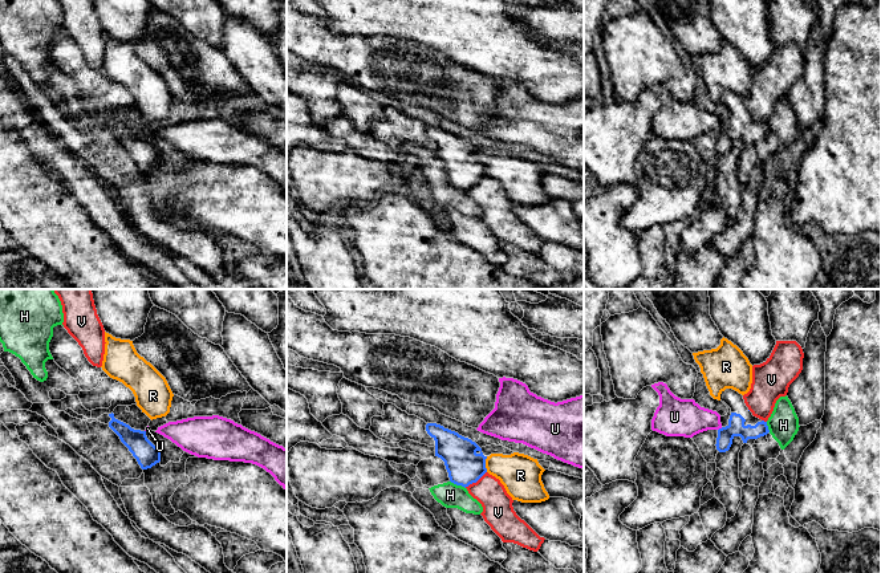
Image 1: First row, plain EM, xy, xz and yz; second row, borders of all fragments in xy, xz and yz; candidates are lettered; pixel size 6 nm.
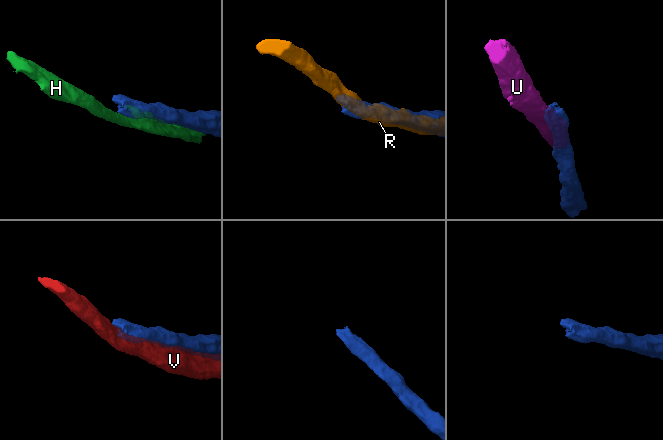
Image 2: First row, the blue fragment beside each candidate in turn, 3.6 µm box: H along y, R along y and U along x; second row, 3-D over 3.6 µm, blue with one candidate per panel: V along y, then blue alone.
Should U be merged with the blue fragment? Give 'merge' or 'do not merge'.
do not merge

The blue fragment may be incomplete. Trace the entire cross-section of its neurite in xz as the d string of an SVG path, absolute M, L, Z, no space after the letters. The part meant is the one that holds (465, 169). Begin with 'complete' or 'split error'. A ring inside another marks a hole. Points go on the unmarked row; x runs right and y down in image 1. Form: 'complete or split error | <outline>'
complete | M427 126L426 134L435 143L435 159L444 164L451 186L466 191L487 175L487 159L475 145L437 126Z

